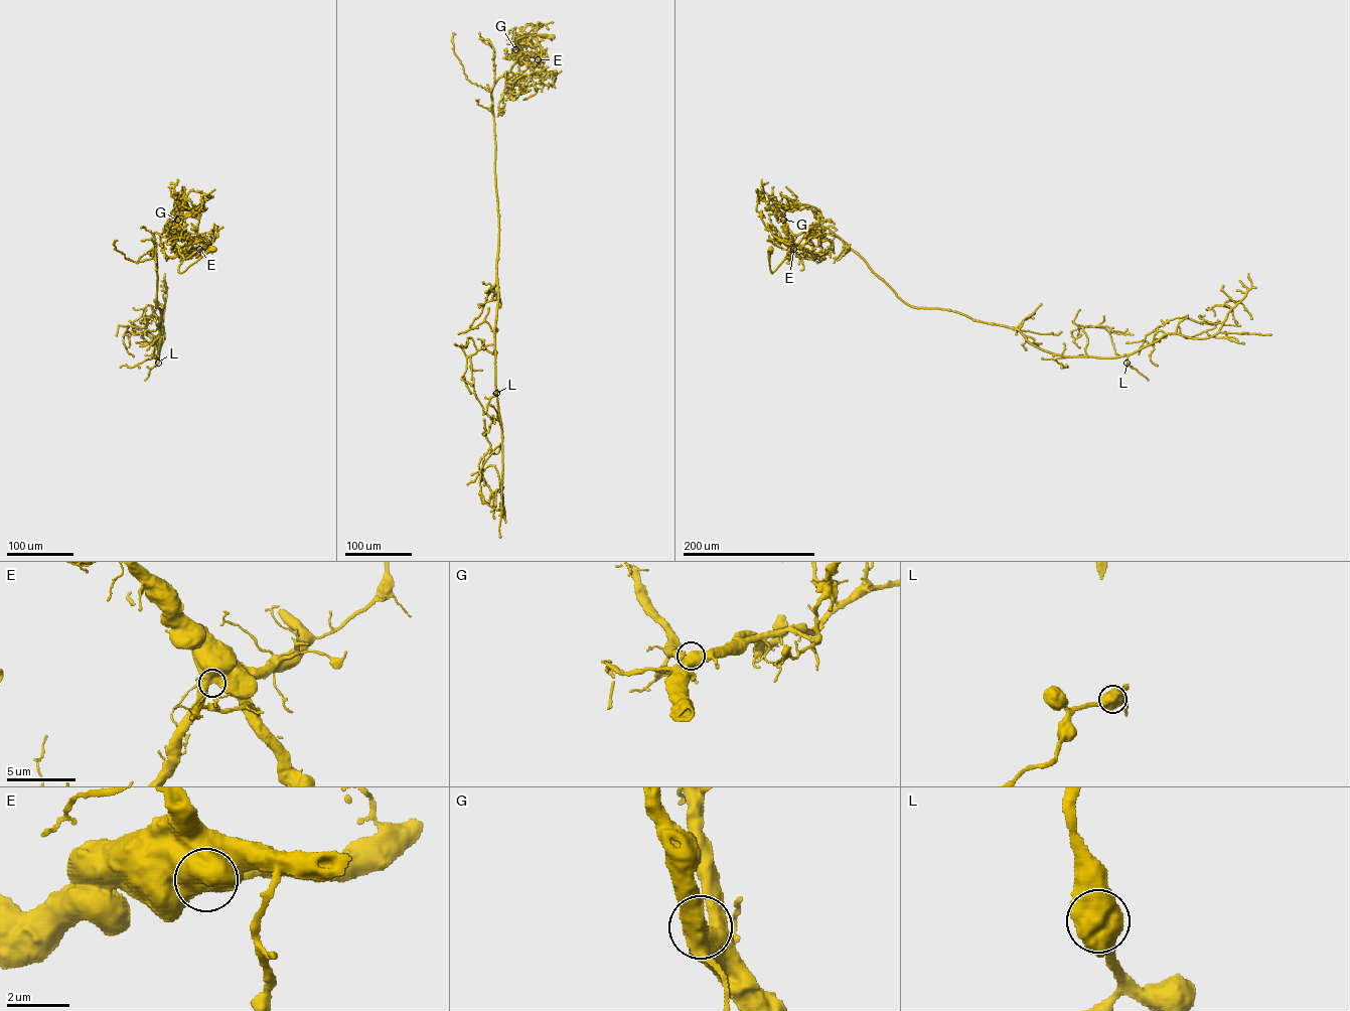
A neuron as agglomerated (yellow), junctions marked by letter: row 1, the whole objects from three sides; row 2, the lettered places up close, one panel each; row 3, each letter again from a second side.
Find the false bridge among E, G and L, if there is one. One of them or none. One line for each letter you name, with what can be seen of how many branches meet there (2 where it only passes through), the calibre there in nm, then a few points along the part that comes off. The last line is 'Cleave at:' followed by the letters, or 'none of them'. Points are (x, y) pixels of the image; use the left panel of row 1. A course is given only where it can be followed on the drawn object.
Cleave at: none of them

